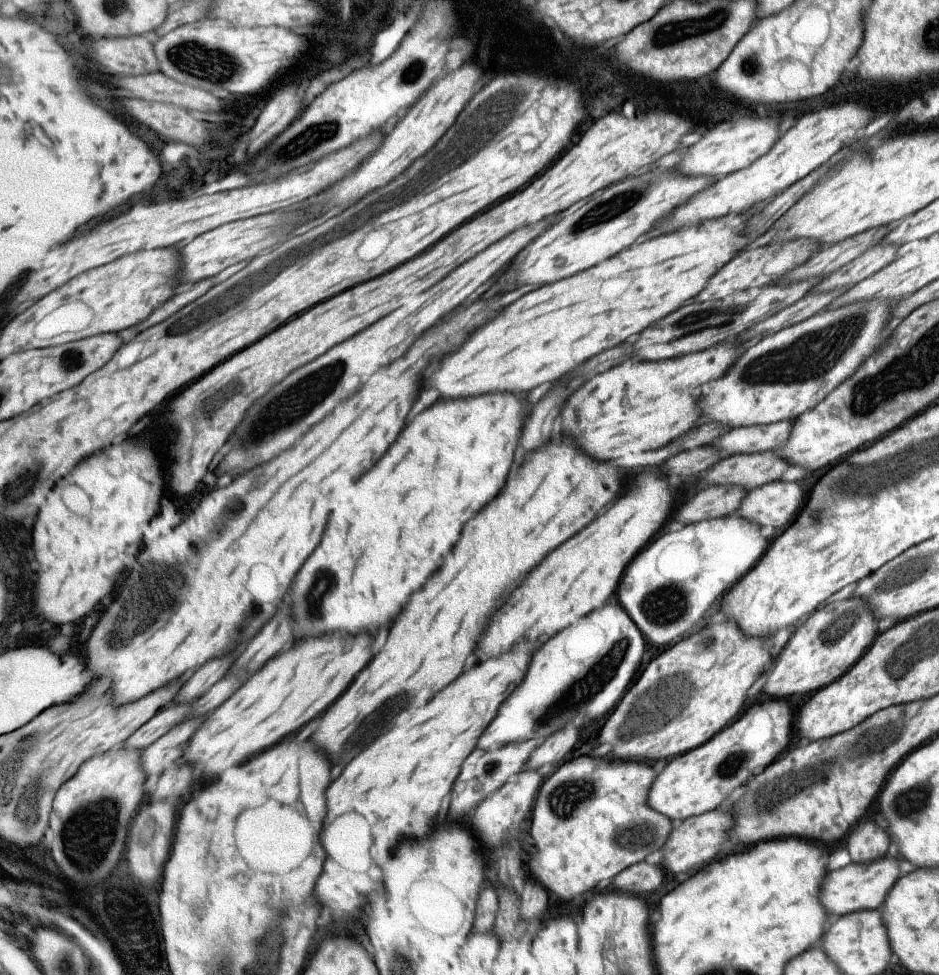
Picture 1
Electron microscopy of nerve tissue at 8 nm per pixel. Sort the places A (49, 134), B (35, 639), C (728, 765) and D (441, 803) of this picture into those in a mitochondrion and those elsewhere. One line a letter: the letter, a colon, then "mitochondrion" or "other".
A: other
B: other
C: mitochondrion
D: other

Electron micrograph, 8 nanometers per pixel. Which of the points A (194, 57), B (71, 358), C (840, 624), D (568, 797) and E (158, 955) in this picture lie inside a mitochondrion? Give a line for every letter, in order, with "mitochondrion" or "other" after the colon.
A: mitochondrion
B: mitochondrion
C: mitochondrion
D: mitochondrion
E: other

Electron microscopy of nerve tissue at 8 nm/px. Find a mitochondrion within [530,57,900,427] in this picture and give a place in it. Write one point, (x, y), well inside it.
(810, 356)

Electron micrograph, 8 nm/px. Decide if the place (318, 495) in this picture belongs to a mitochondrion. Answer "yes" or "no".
no

